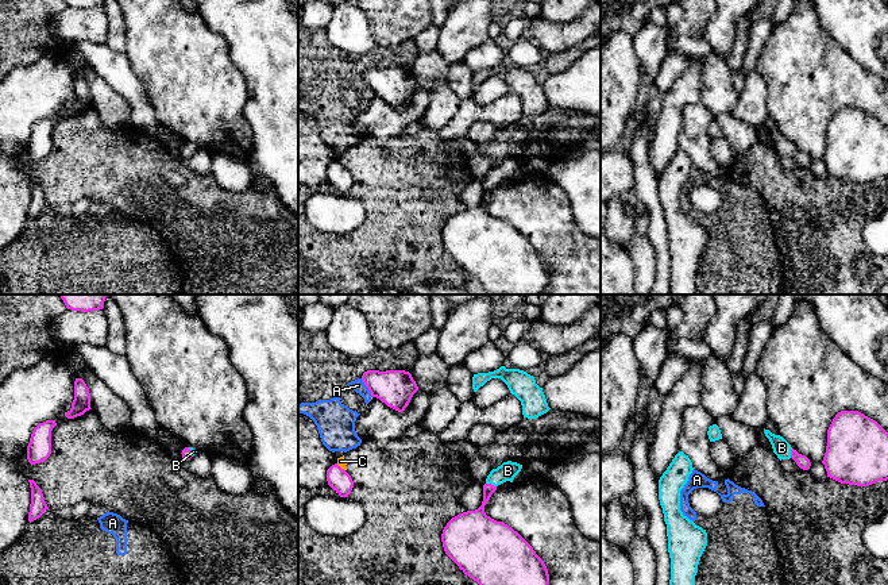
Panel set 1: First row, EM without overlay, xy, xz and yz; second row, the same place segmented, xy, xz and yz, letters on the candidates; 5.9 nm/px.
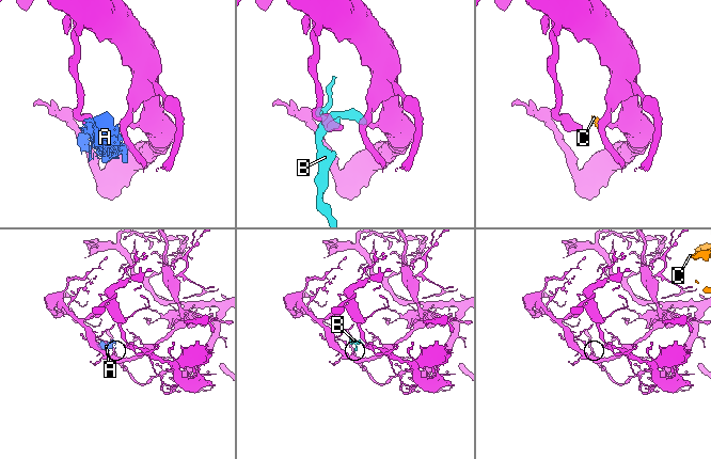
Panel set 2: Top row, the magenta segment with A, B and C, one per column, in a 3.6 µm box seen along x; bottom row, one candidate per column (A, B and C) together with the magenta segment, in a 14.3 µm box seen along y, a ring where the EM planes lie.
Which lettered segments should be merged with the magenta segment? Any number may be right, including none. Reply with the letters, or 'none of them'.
B

